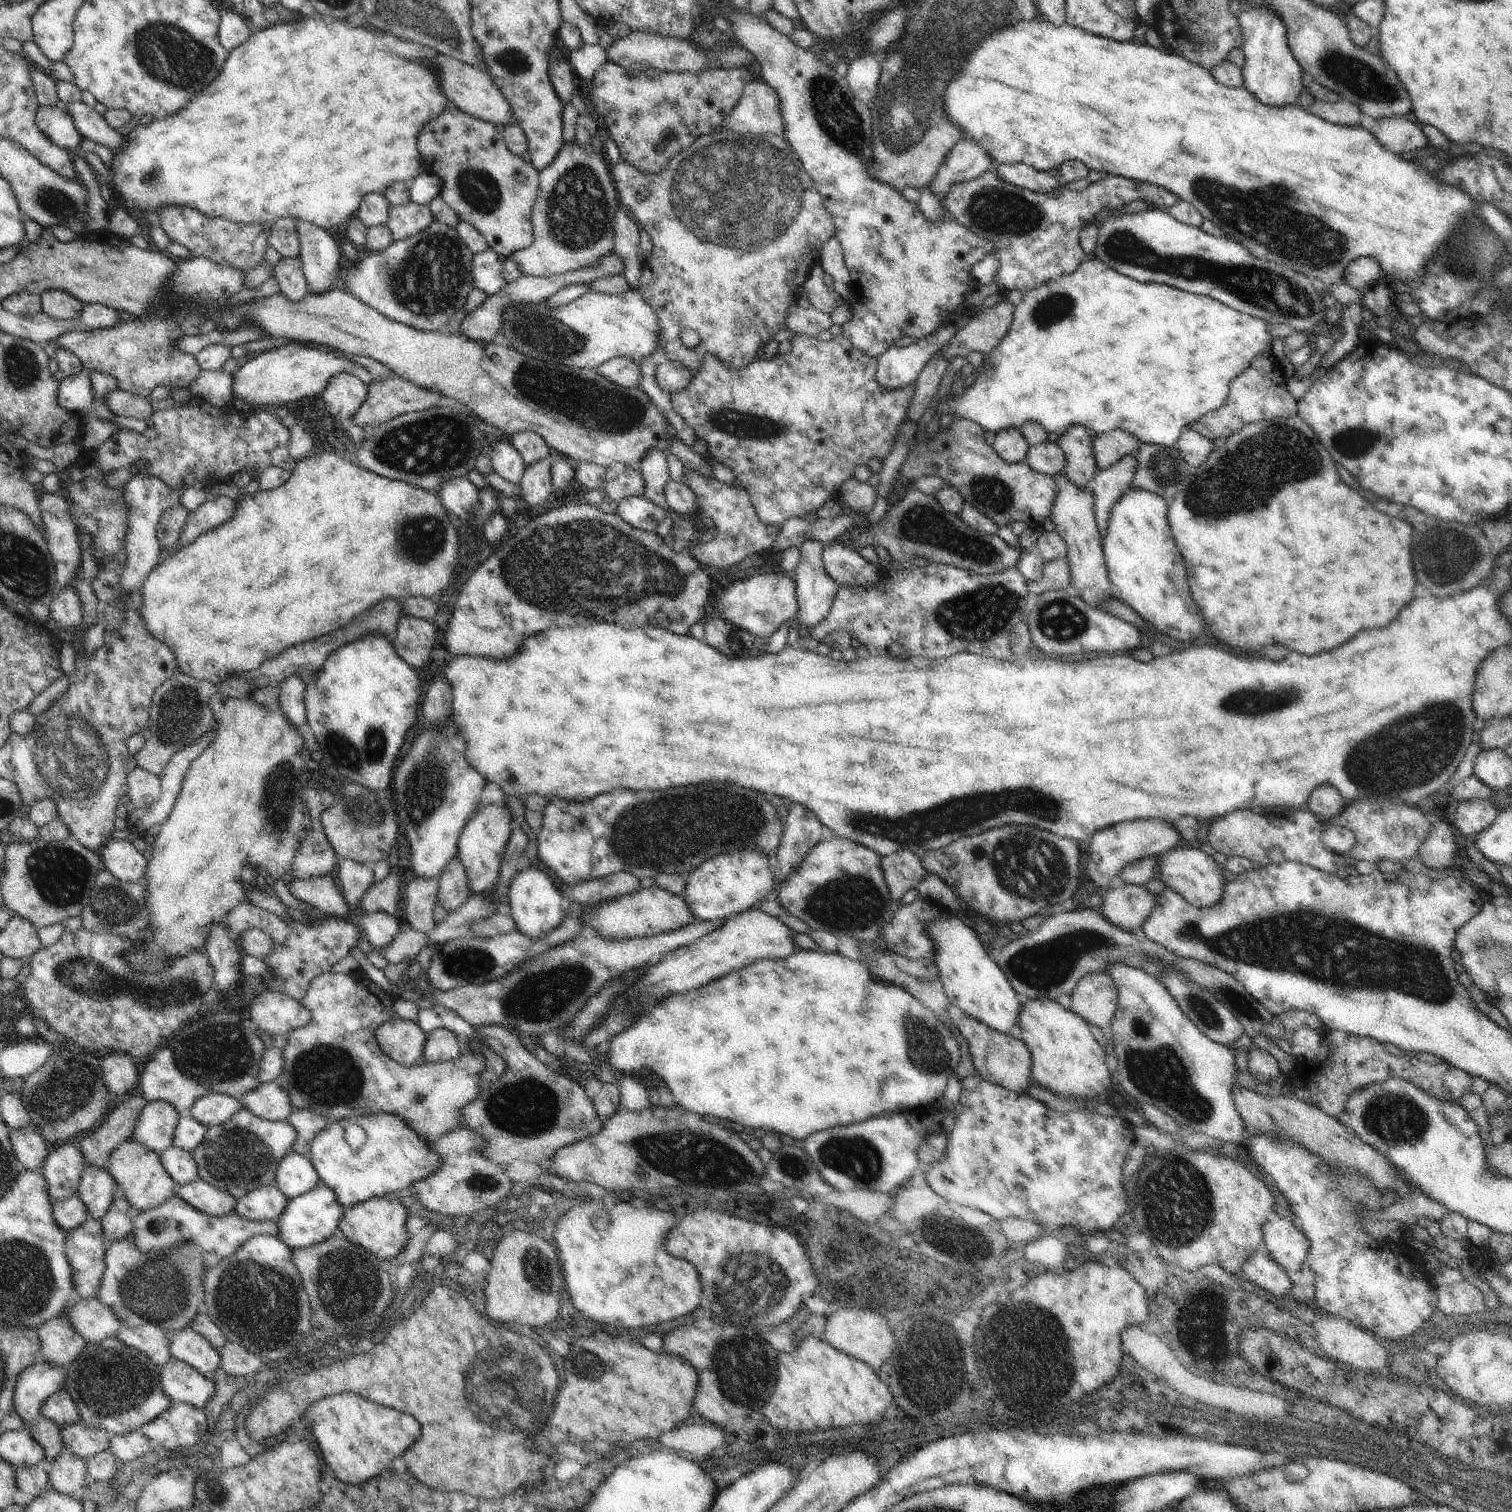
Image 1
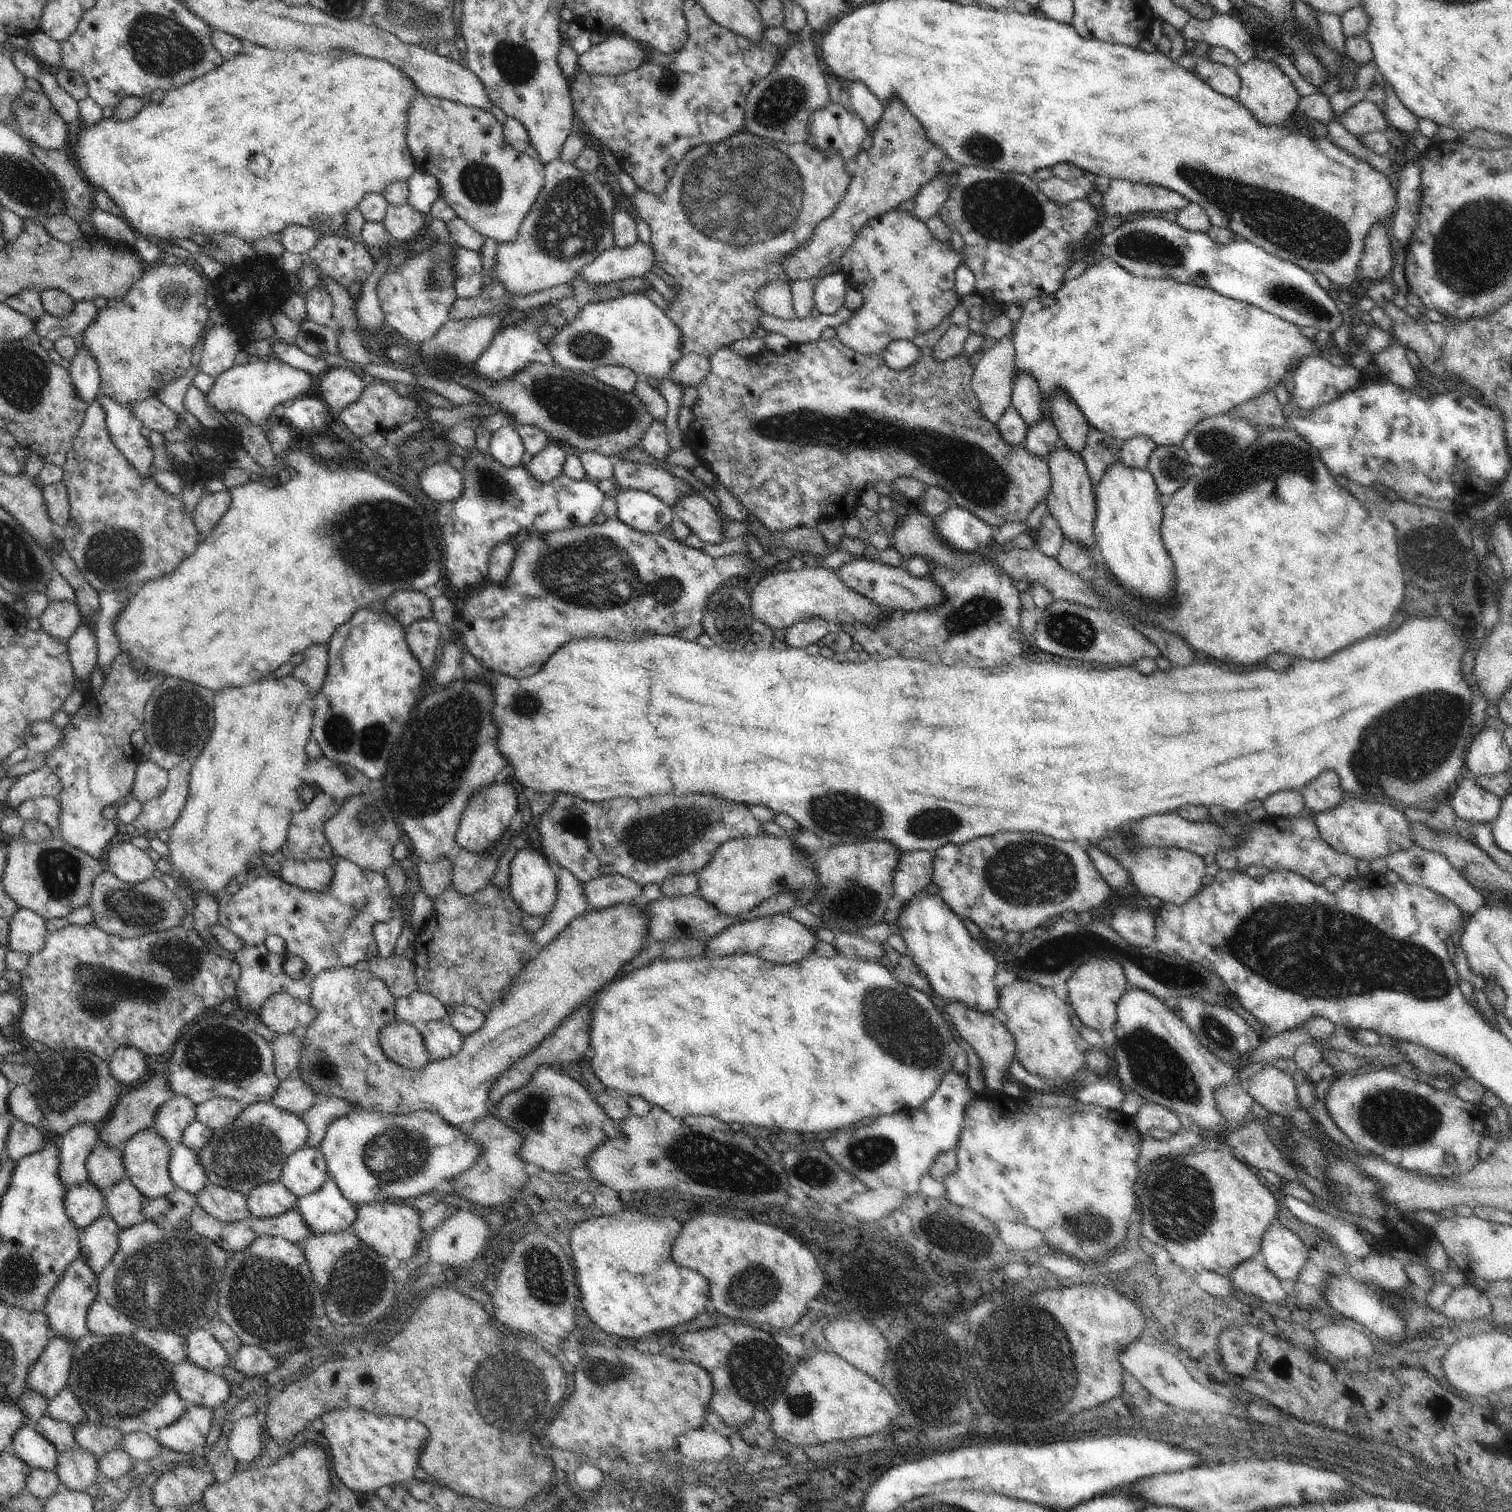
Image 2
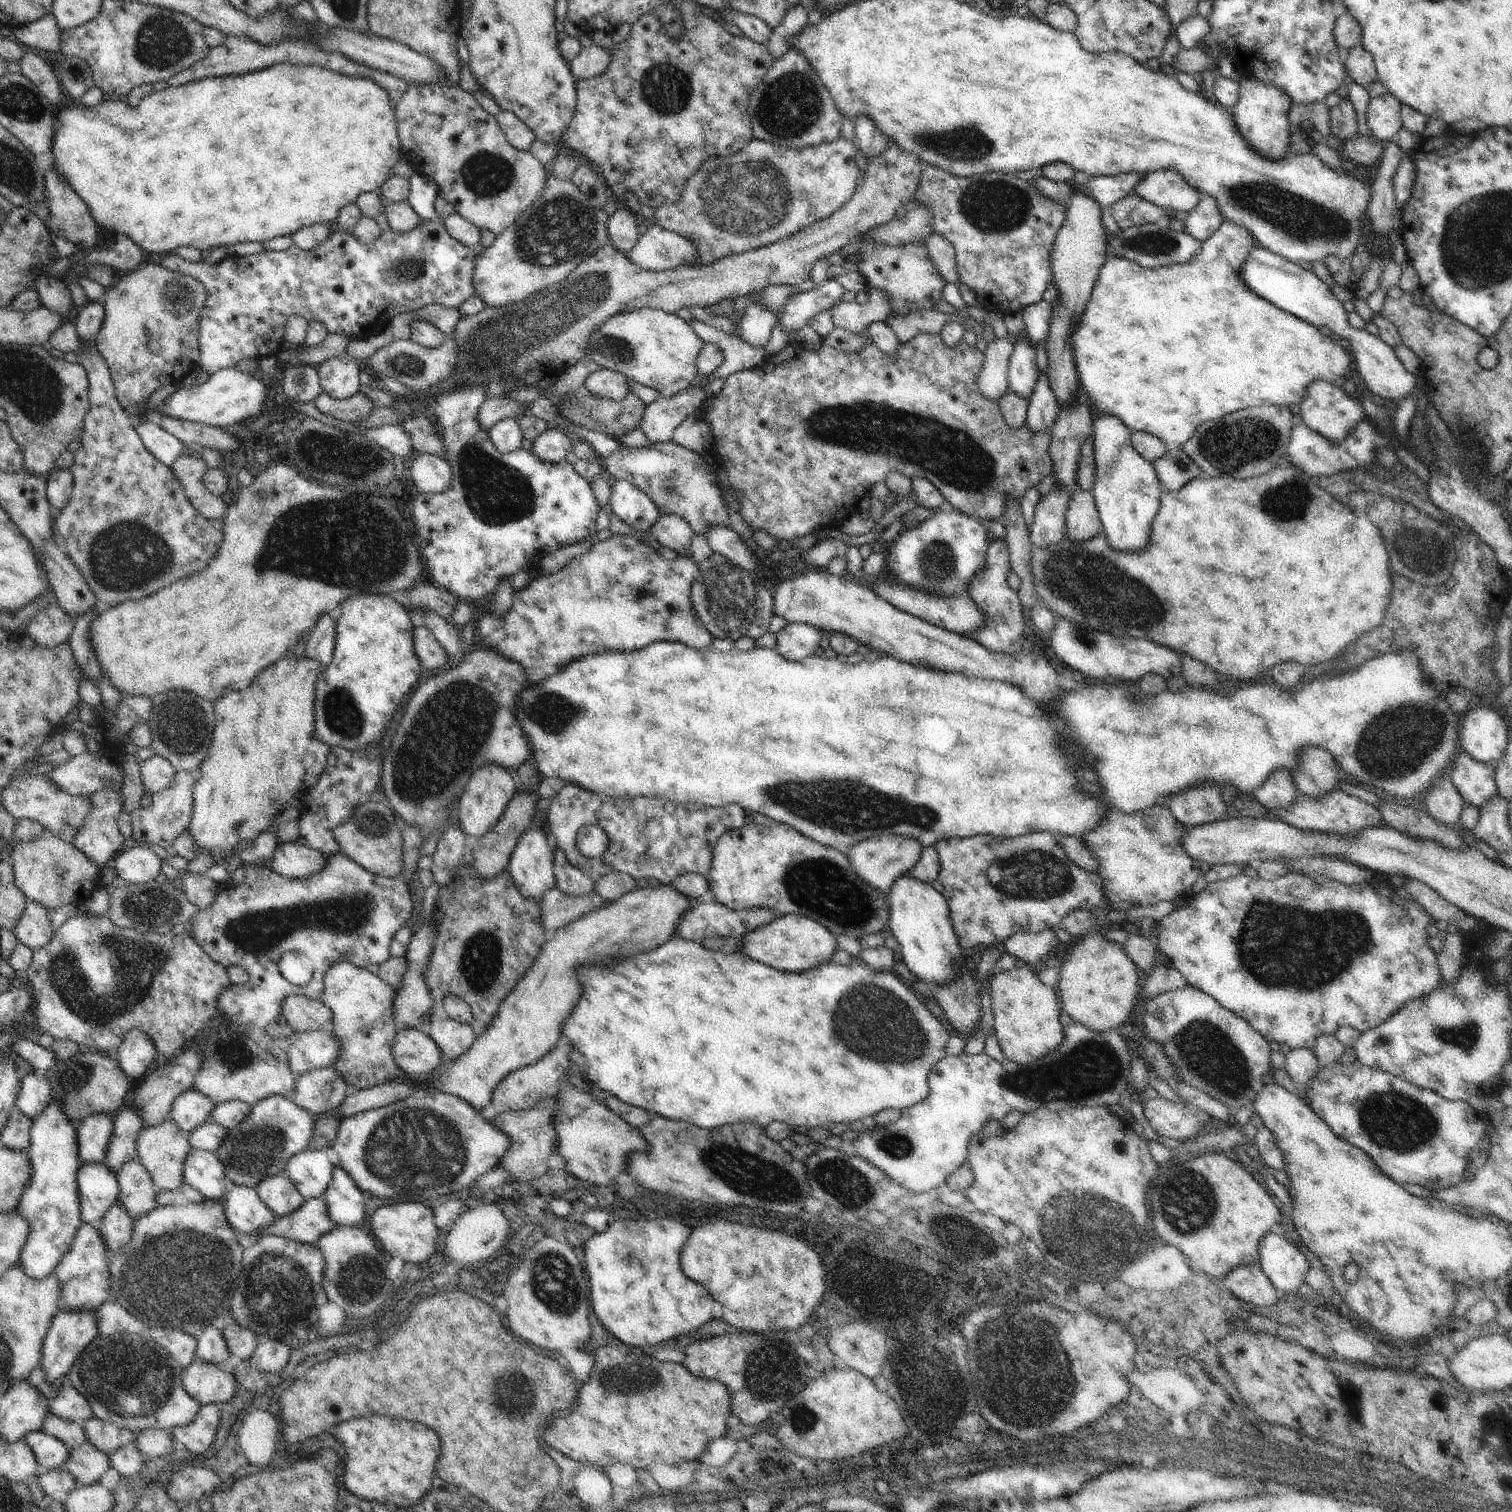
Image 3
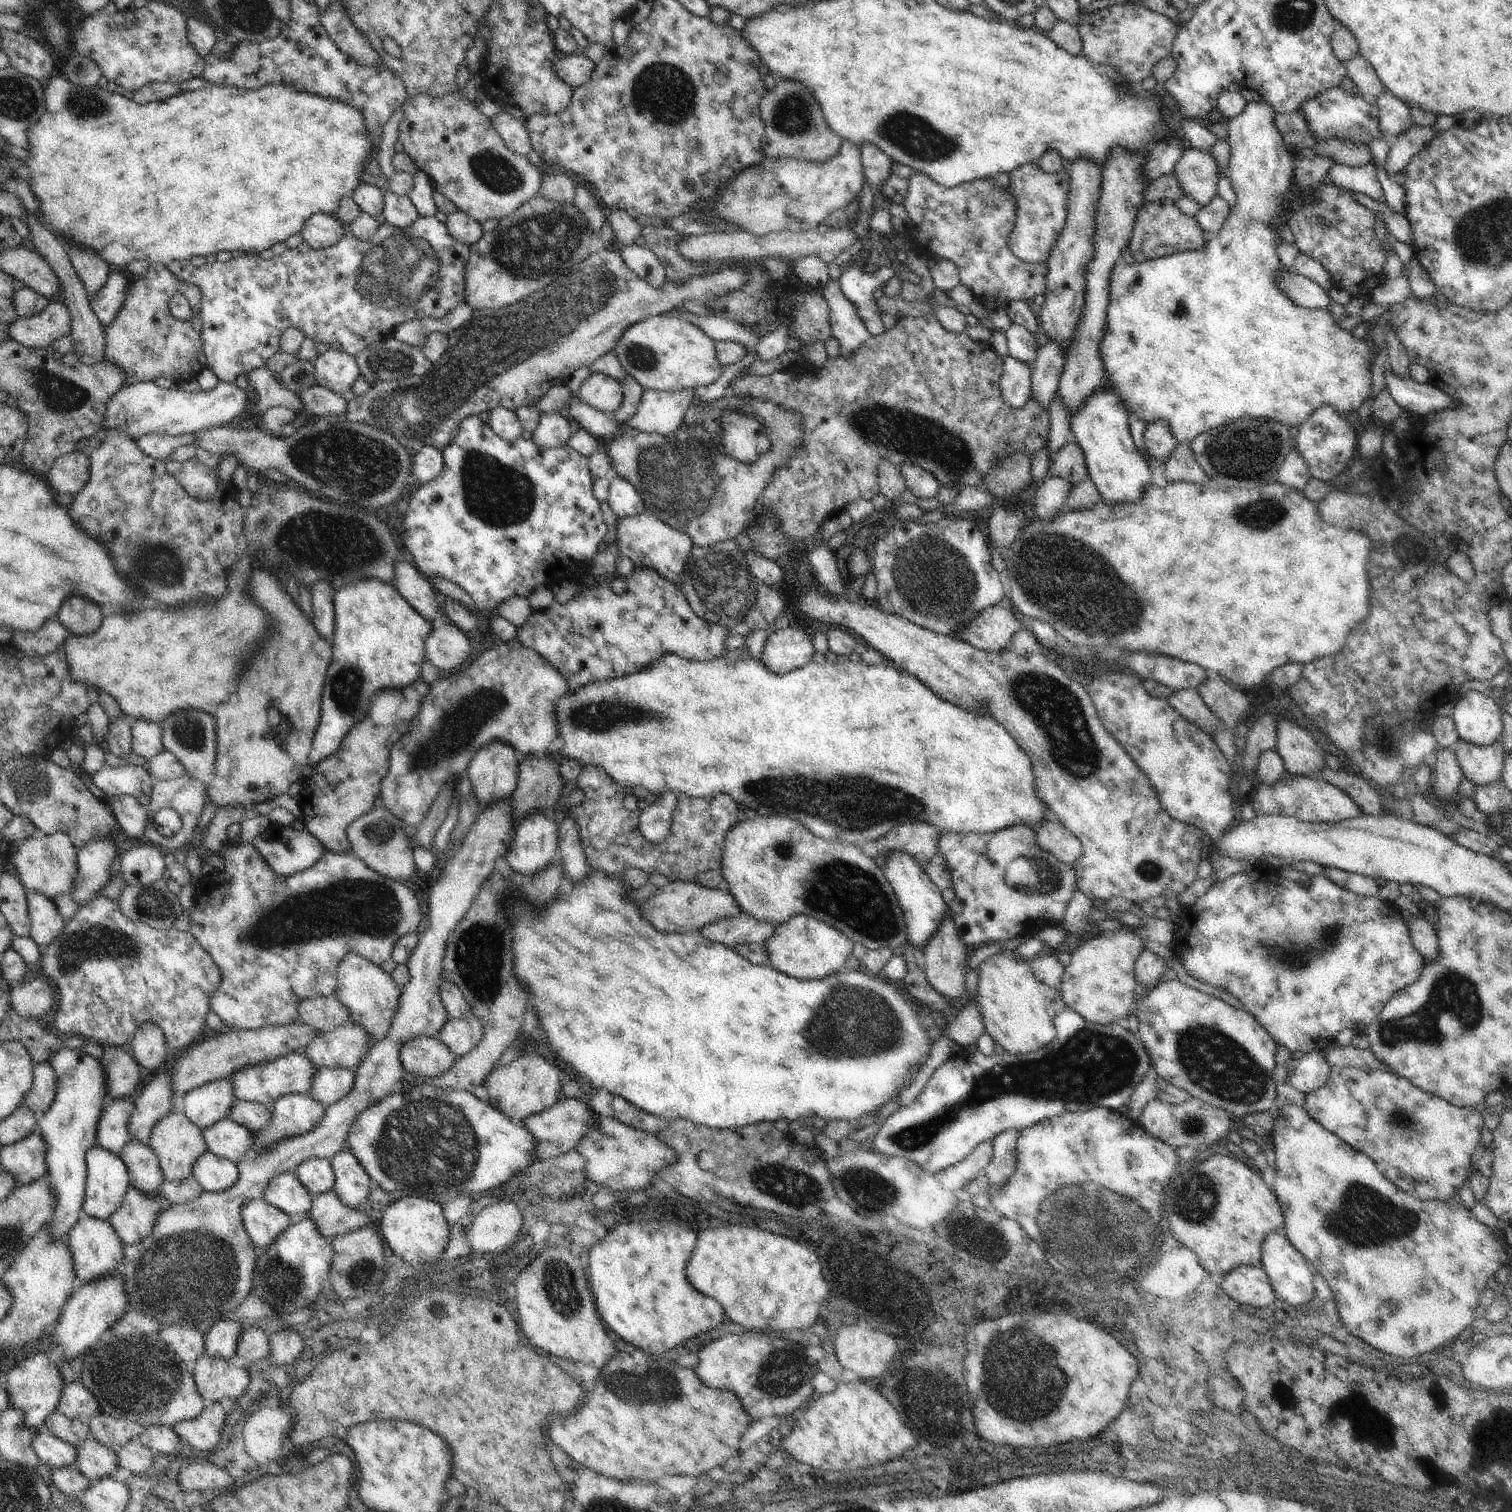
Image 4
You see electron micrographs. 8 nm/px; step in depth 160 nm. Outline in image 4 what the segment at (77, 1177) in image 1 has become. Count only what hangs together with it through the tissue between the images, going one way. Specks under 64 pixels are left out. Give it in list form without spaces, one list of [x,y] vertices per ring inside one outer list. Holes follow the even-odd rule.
[[[135,1096],[110,1100],[104,1108],[97,1128],[96,1145],[100,1145],[107,1151],[120,1154],[123,1148],[131,1141],[133,1136],[129,1131],[129,1121],[135,1109]]]

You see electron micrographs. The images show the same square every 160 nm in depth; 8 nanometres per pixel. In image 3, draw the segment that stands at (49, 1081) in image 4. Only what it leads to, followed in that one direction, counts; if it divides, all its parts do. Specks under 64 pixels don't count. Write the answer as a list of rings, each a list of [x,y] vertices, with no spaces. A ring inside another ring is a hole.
[[[34,1073],[26,1075],[22,1080],[22,1088],[16,1106],[23,1113],[36,1118],[52,1101],[52,1085],[44,1076],[37,1078]]]

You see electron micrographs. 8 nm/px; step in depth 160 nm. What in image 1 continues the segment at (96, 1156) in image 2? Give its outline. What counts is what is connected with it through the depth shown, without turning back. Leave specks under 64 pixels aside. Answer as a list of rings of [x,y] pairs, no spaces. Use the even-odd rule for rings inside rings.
[[[87,1164],[76,1195],[84,1202],[89,1218],[102,1219],[112,1201],[118,1196],[118,1190],[107,1168]]]

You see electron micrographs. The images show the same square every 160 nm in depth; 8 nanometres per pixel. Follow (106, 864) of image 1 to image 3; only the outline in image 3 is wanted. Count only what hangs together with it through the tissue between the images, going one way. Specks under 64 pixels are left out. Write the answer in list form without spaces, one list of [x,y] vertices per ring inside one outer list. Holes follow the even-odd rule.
[[[142,844],[114,857],[118,877],[131,885],[152,882],[160,874],[162,863],[163,860],[149,846]]]

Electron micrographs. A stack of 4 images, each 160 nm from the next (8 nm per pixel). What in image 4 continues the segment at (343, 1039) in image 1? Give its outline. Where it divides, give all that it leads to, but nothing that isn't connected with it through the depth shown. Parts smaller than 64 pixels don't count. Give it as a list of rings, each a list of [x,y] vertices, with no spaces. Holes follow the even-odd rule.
[[[672,881],[659,888],[642,906],[644,918],[650,920],[660,932],[678,932],[678,934],[700,931],[720,919],[732,919],[742,914],[740,905],[733,899],[728,888],[711,889],[698,881]],[[348,953],[337,965],[336,971],[337,987],[334,995],[349,1008],[350,1020],[369,1032],[372,1046],[388,1034],[399,1007],[402,989],[380,965],[356,953]]]

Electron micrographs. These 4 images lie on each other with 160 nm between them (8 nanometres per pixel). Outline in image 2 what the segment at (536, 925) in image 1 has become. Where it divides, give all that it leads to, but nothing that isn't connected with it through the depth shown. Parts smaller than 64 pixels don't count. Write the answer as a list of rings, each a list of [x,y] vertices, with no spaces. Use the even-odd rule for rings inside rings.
[[[533,847],[518,850],[509,873],[508,887],[526,916],[548,916],[556,900],[557,877],[546,854]]]

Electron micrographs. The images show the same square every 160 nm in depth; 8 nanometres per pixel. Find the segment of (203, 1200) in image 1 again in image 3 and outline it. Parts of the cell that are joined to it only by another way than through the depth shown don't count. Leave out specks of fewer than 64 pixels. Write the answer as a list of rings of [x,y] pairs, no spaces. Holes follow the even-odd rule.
[[[237,1185],[222,1198],[225,1215],[233,1228],[256,1237],[262,1228],[277,1220],[277,1216],[260,1200],[257,1191],[246,1185]]]

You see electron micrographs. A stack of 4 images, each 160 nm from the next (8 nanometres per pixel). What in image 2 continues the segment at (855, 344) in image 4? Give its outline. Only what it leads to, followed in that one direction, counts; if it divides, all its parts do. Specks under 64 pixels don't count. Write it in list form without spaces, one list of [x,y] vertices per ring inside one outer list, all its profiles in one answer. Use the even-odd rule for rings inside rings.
[[[842,307],[832,316],[820,315],[818,317],[798,318],[794,321],[781,320],[768,315],[760,318],[760,328],[768,332],[776,332],[786,336],[793,346],[810,343],[821,338],[822,331],[828,327],[838,329],[846,320],[852,318],[852,312]]]

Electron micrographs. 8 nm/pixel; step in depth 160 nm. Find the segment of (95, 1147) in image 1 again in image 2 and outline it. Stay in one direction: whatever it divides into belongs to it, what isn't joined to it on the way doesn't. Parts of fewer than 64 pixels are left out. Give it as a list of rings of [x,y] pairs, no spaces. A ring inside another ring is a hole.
[[[153,1075],[148,1082],[144,1082],[138,1088],[129,1088],[125,1090],[124,1095],[116,1104],[109,1117],[101,1124],[98,1132],[98,1140],[106,1142],[110,1148],[119,1148],[126,1143],[132,1136],[148,1129],[148,1126],[154,1122],[154,1116],[158,1112],[158,1108],[174,1097],[174,1092],[168,1088],[166,1084],[166,1075]]]

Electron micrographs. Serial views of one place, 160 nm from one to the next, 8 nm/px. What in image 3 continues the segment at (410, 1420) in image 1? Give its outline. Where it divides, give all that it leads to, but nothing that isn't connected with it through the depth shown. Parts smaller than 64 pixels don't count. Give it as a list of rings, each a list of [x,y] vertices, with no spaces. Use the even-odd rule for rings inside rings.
[[[370,1416],[338,1423],[334,1436],[348,1450],[339,1477],[358,1498],[381,1505],[392,1502],[400,1509],[410,1509],[430,1492],[434,1466],[440,1458],[440,1438],[424,1424]]]

